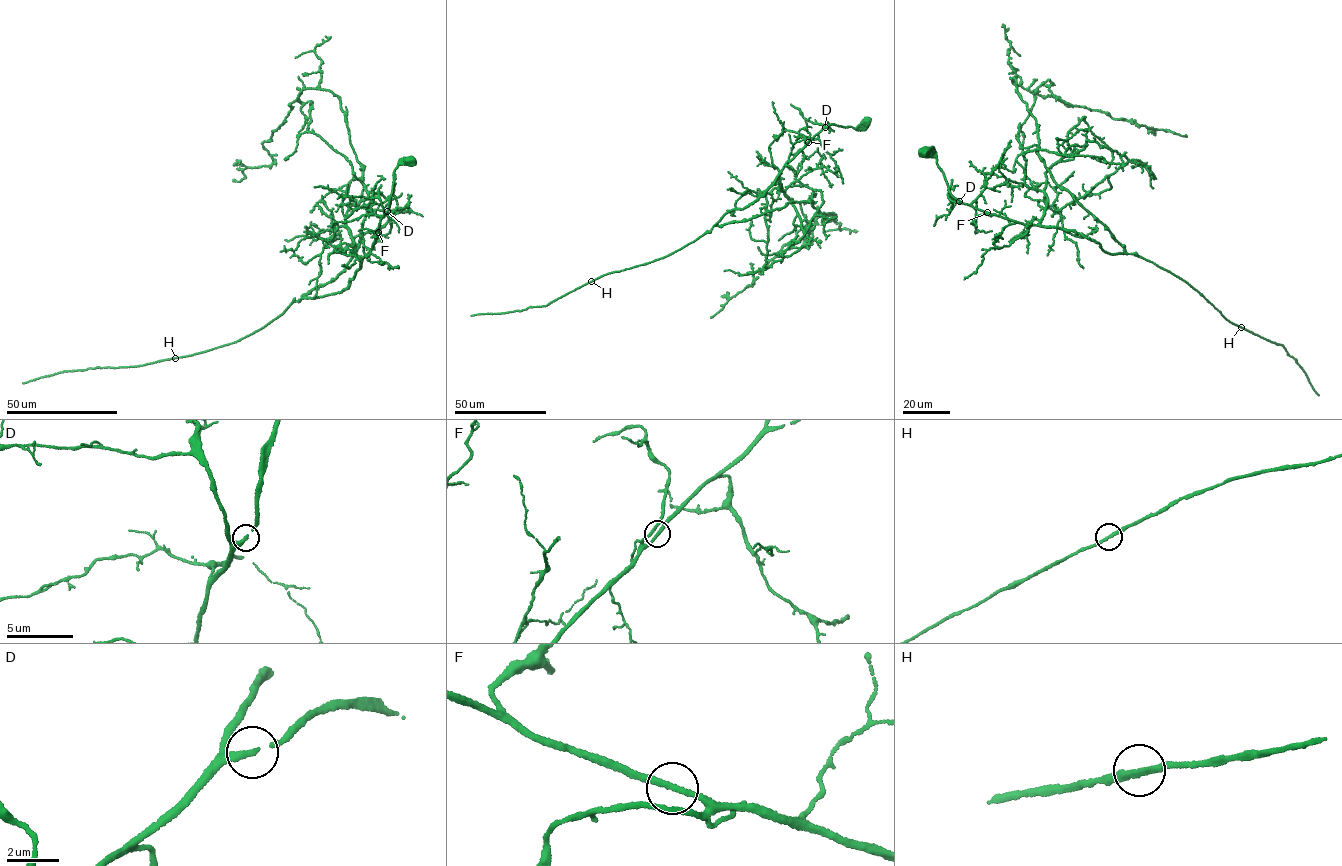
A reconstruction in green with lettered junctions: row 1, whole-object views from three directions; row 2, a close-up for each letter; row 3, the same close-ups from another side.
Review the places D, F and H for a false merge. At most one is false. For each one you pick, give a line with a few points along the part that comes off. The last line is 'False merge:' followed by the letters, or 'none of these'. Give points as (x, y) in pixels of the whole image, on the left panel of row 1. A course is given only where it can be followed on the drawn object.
False merge: none of these

